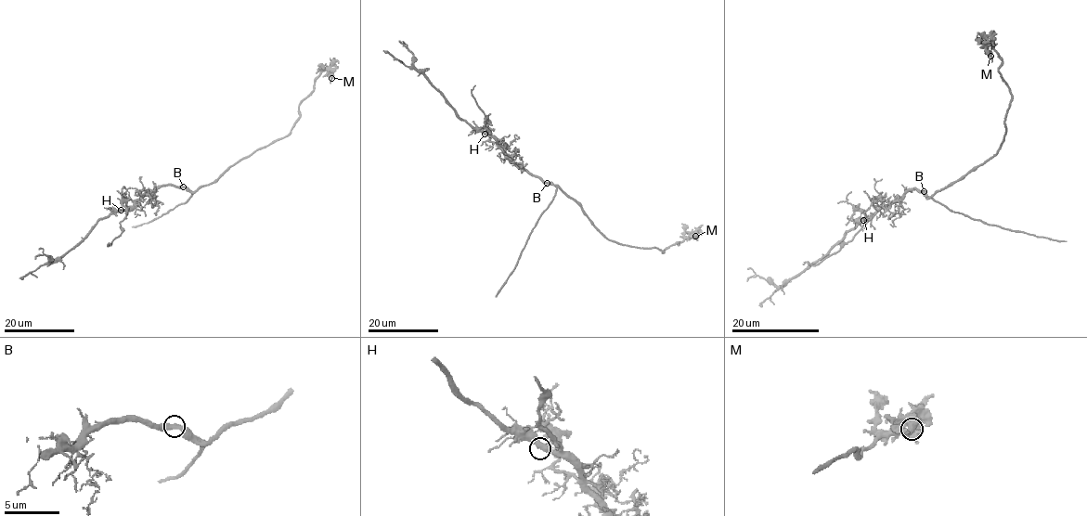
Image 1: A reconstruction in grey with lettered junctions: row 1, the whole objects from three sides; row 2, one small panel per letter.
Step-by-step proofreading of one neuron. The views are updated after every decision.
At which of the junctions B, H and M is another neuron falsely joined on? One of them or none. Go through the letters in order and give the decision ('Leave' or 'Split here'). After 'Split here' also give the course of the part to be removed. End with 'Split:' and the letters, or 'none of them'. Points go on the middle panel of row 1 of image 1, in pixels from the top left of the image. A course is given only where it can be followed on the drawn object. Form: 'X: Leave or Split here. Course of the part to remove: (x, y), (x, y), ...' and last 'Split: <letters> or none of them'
B: Leave
H: Leave
M: Leave
Split: none of them

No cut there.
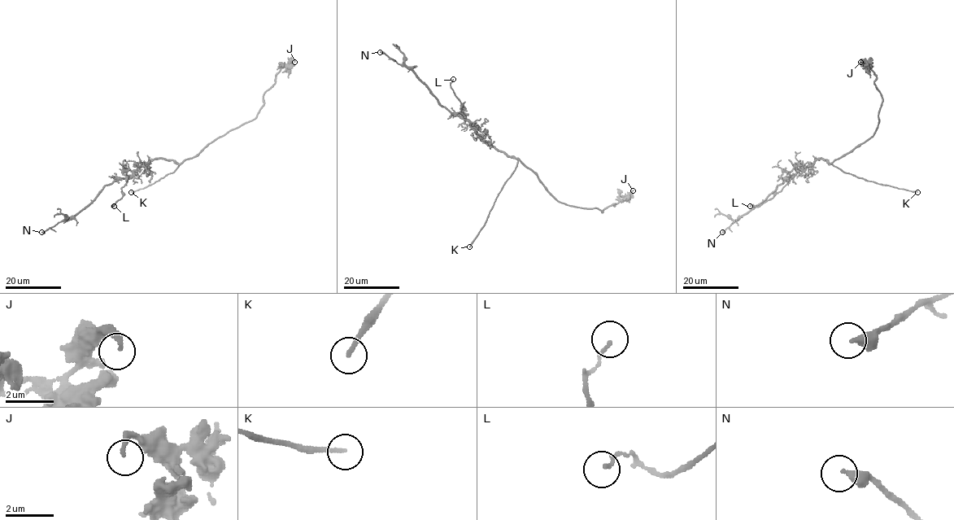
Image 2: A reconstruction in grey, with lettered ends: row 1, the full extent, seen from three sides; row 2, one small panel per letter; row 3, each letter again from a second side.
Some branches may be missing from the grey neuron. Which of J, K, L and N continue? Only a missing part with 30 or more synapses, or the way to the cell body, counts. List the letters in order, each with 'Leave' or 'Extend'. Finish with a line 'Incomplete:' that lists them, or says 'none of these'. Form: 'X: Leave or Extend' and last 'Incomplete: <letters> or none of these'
J: Leave
K: Extend
L: Leave
N: Leave
Incomplete: K

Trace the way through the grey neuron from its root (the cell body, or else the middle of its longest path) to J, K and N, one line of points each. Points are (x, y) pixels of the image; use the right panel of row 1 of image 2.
J: (829, 163), (868, 140), (874, 133), (879, 123), (882, 96), (874, 82), (876, 75), (862, 59), (860, 62)
K: (829, 163), (845, 172), (869, 181), (917, 192)
N: (829, 163), (818, 159), (801, 168), (722, 232)

